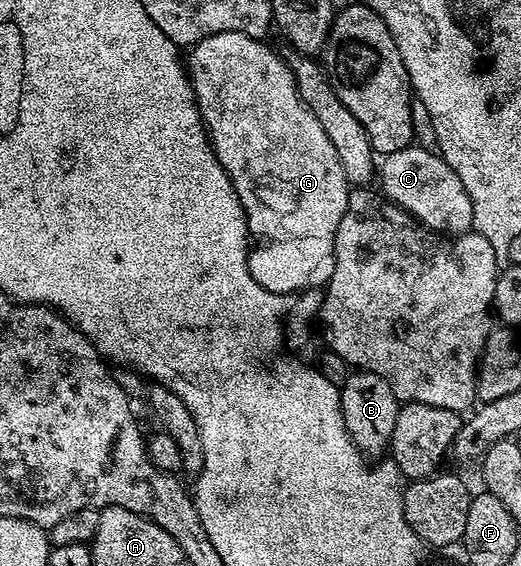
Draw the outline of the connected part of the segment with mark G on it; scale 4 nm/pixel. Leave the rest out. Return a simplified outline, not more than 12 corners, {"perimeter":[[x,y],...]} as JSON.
{"perimeter":[[187,50],[266,291],[327,286],[350,186],[287,60]]}

